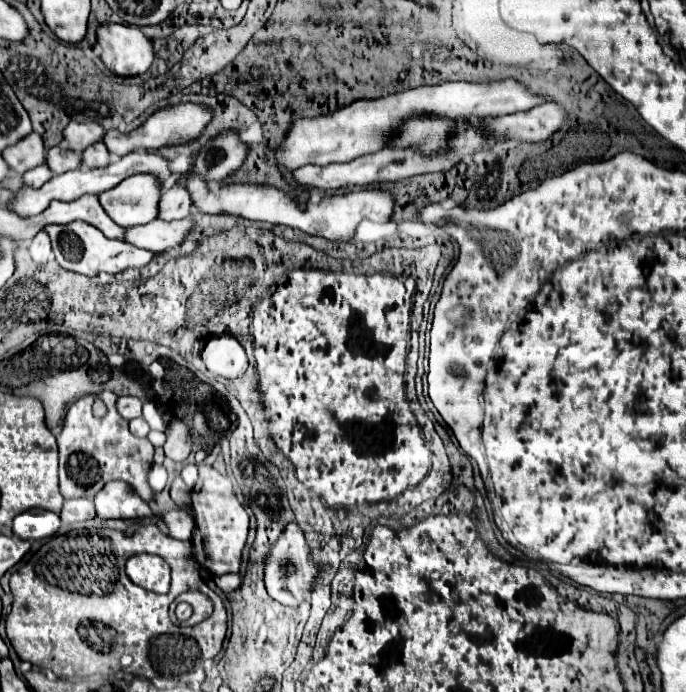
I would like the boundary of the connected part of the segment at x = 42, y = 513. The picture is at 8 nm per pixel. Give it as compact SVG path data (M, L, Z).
M28 510L14 518L14 534L22 540L40 540L56 534L60 528L60 516L50 510Z

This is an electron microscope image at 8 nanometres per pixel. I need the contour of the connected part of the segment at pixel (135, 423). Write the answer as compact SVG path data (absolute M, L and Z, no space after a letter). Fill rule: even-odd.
M134 418L134 420L130 420L130 430L132 430L134 436L142 436L142 438L146 438L148 432L150 432L150 426L146 424L144 418Z

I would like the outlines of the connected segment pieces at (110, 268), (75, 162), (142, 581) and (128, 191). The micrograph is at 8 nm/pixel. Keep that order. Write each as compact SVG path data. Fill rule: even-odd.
M80 220L70 222L66 226L48 224L48 226L44 226L44 230L50 236L54 254L58 258L62 258L62 268L70 270L70 272L84 274L84 276L96 276L98 272L118 274L118 272L122 272L126 268L142 268L152 258L152 252L134 248L134 246L124 244L120 240L110 240L98 228L94 228L94 226L86 224L86 222L80 222Z
M54 146L46 154L46 164L54 174L64 174L68 170L76 170L80 166L80 154L64 148L64 146Z
M136 554L126 562L126 574L144 590L166 594L170 588L170 566L156 554Z
M136 174L120 182L118 186L102 192L98 200L106 214L118 222L118 226L138 226L152 222L158 216L160 190L150 174Z

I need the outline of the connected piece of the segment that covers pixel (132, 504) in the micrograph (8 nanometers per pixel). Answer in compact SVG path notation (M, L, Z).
M122 480L108 482L94 498L100 518L144 518L150 506Z

